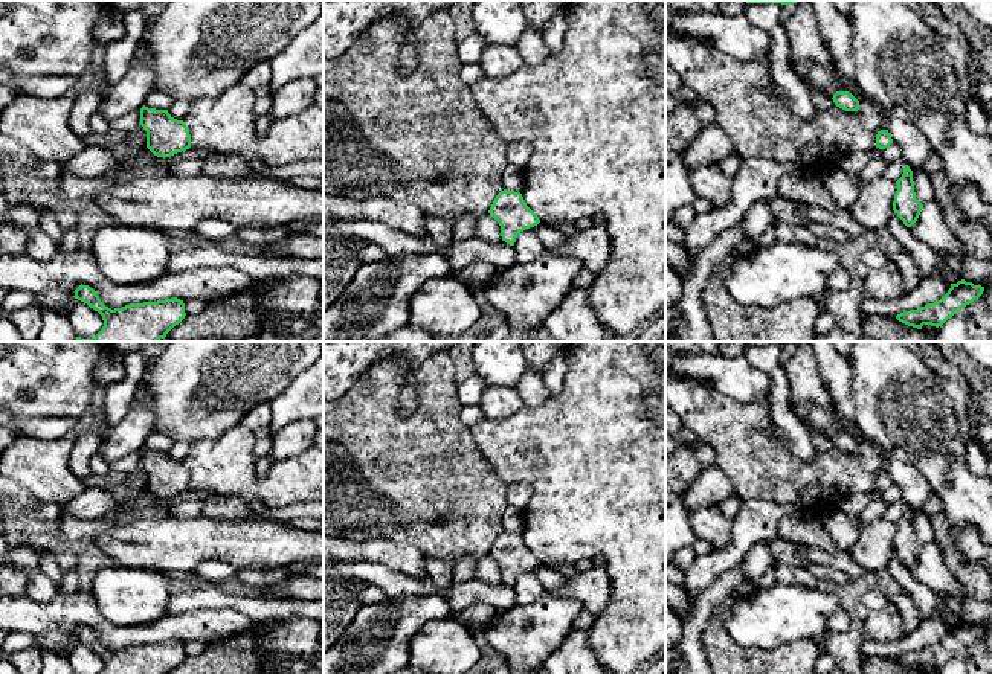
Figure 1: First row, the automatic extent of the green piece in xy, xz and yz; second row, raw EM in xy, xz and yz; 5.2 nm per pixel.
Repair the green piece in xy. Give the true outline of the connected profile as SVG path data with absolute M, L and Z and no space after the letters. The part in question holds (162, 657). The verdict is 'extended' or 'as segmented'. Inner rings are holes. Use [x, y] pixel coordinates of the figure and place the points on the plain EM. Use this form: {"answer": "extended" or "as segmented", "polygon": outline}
{"answer": "as segmented", "polygon": "M79 627L73 639L102 657L104 668L99 674L169 674L186 657L183 642L177 639L114 651L105 648L89 627Z"}

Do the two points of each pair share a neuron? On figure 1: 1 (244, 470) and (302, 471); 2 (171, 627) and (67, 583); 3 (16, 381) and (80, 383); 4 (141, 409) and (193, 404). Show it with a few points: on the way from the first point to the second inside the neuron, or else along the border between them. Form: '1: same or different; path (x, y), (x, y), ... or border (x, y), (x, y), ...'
1: same; path (255, 485), (283, 485), (287, 482)
2: different; border (77, 589), (58, 593)
3: same; path (31, 381), (40, 386), (64, 383)
4: different; border (138, 389), (148, 395), (154, 430)

